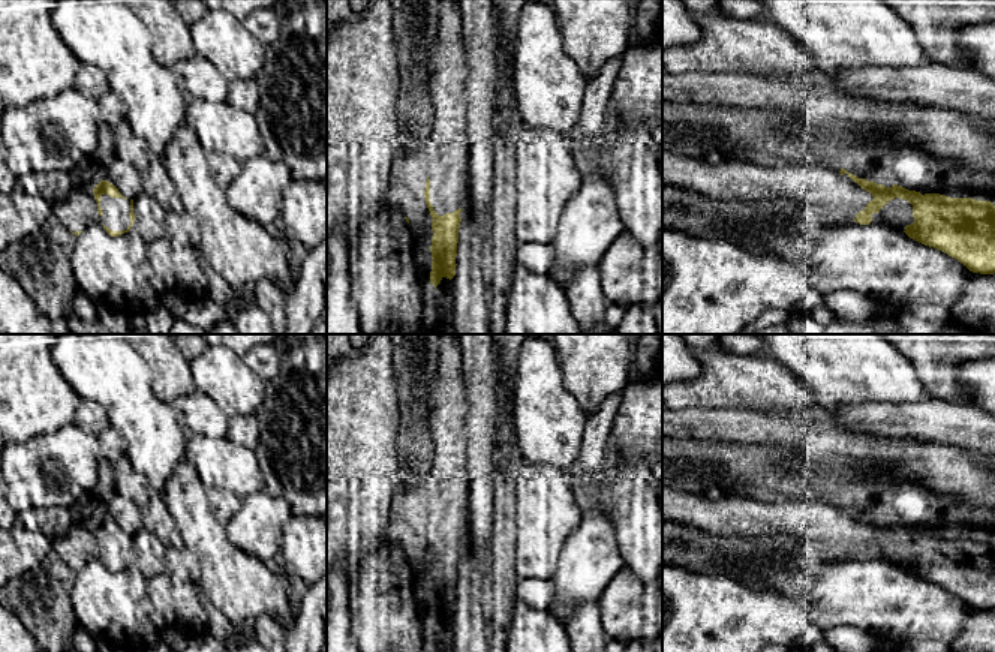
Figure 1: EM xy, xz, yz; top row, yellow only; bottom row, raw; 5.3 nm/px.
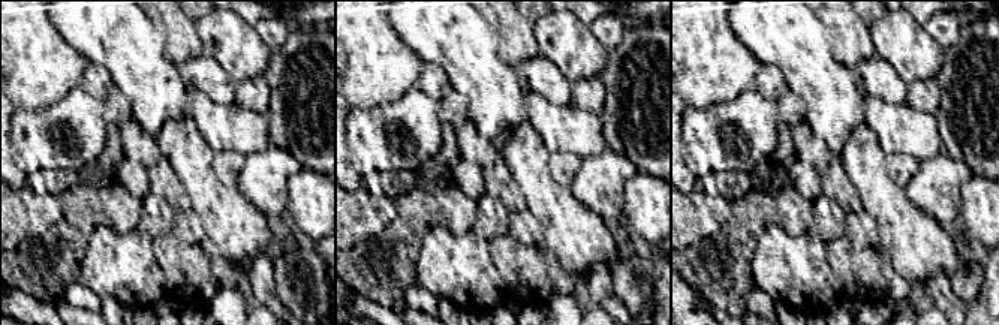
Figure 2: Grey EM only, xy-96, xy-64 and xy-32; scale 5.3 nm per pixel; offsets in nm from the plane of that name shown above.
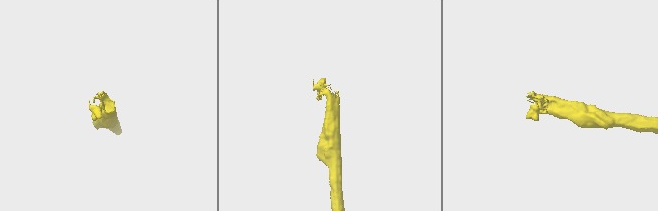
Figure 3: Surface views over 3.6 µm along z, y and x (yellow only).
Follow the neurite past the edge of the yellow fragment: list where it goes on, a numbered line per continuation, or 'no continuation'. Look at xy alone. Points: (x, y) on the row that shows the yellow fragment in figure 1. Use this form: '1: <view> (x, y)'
1: xy (116, 210)

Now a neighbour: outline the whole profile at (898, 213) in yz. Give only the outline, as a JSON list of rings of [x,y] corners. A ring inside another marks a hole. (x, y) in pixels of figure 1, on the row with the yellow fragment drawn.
[[[895,198],[872,214],[869,225],[884,225],[904,232],[905,226],[911,223],[914,223],[913,205],[907,199]]]

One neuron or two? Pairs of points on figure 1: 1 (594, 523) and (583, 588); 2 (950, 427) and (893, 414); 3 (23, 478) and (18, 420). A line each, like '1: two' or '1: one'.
1: one
2: one
3: two

